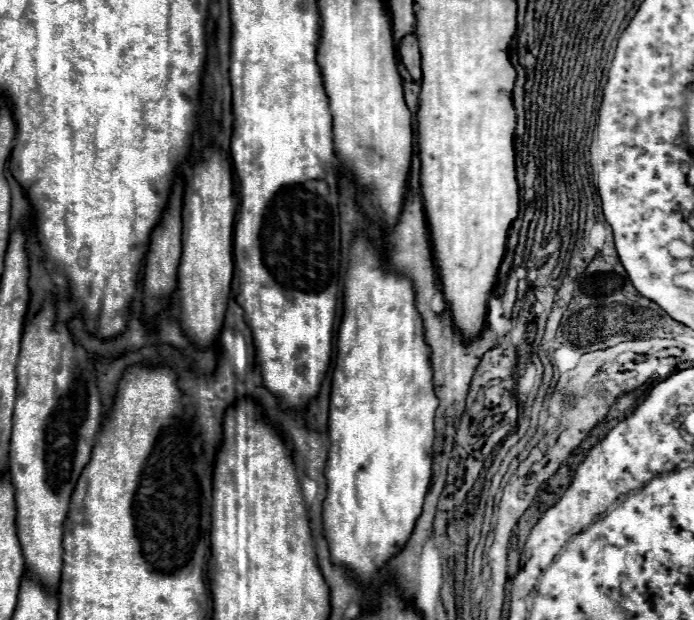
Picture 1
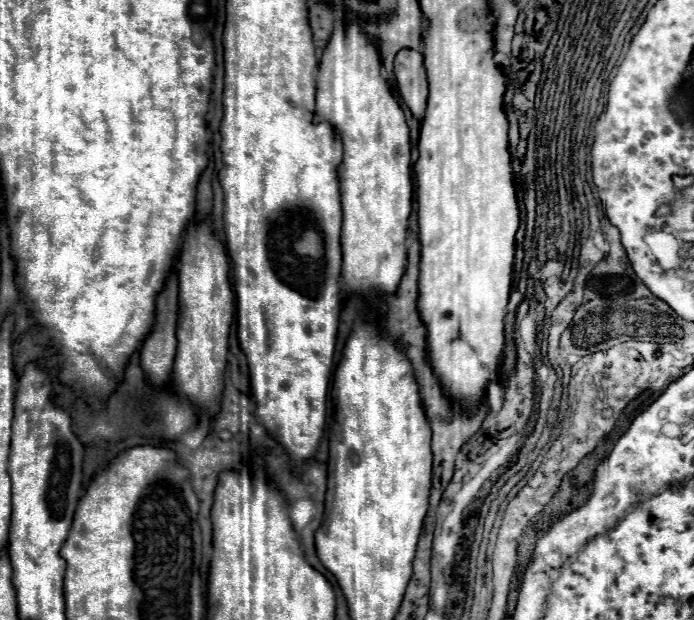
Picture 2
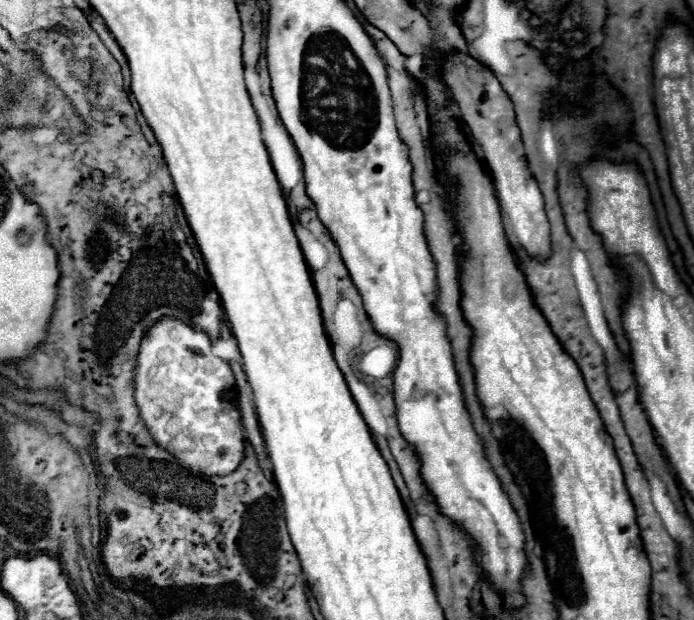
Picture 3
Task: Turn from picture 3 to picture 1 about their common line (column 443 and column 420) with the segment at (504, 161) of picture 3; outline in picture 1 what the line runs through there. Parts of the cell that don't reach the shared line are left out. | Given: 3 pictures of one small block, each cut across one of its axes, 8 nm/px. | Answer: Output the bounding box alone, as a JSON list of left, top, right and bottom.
[398,34,422,80]

